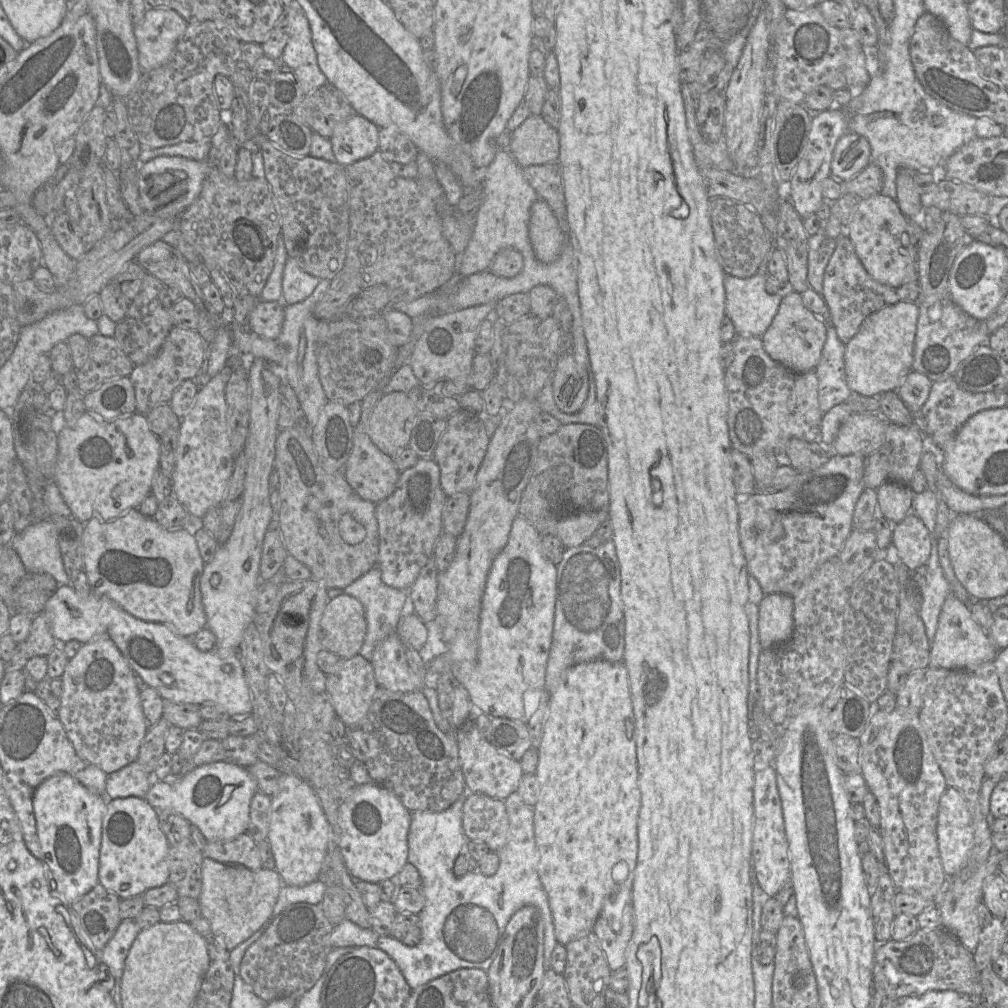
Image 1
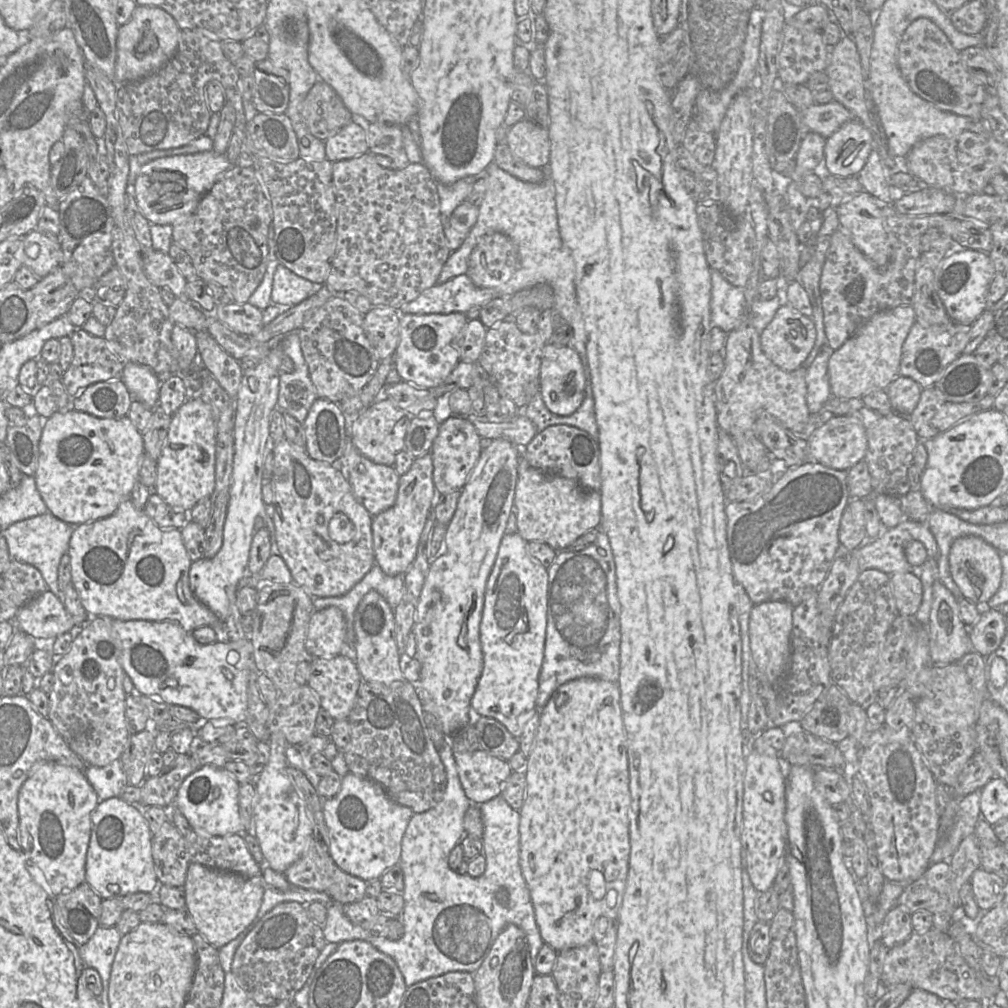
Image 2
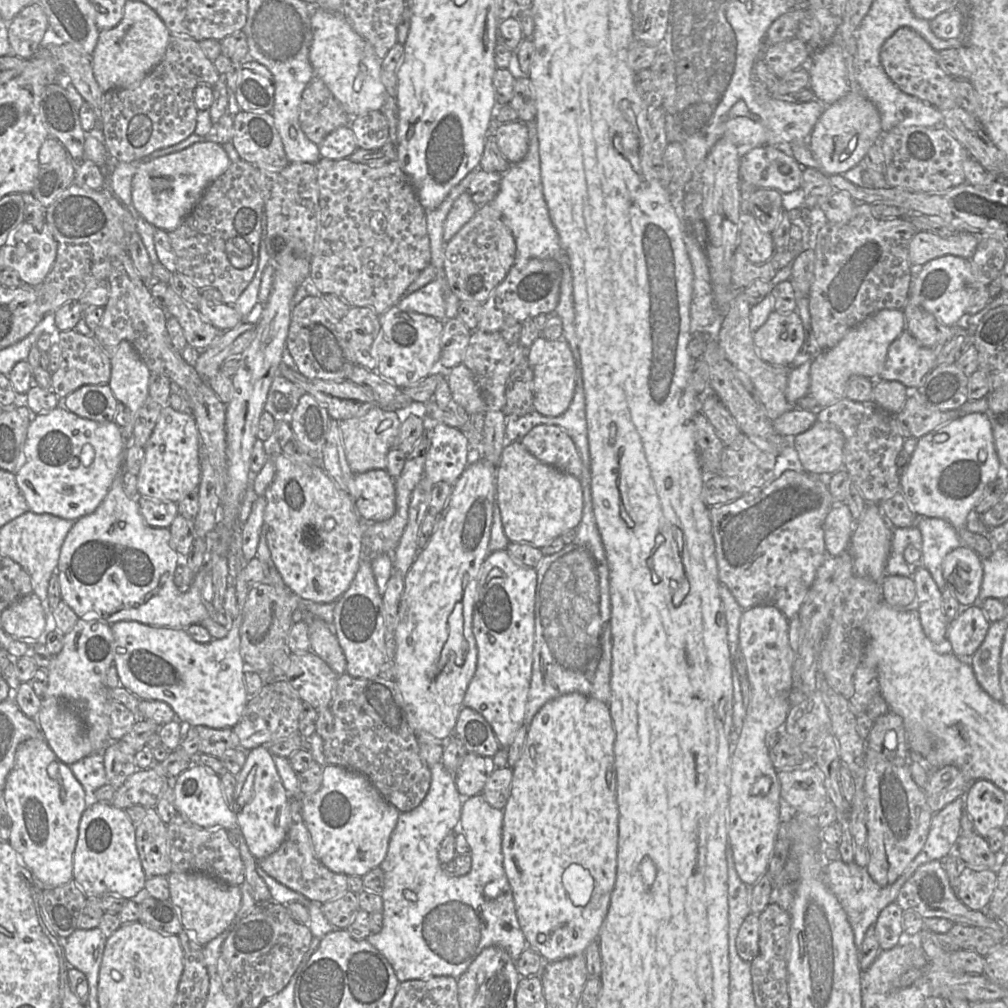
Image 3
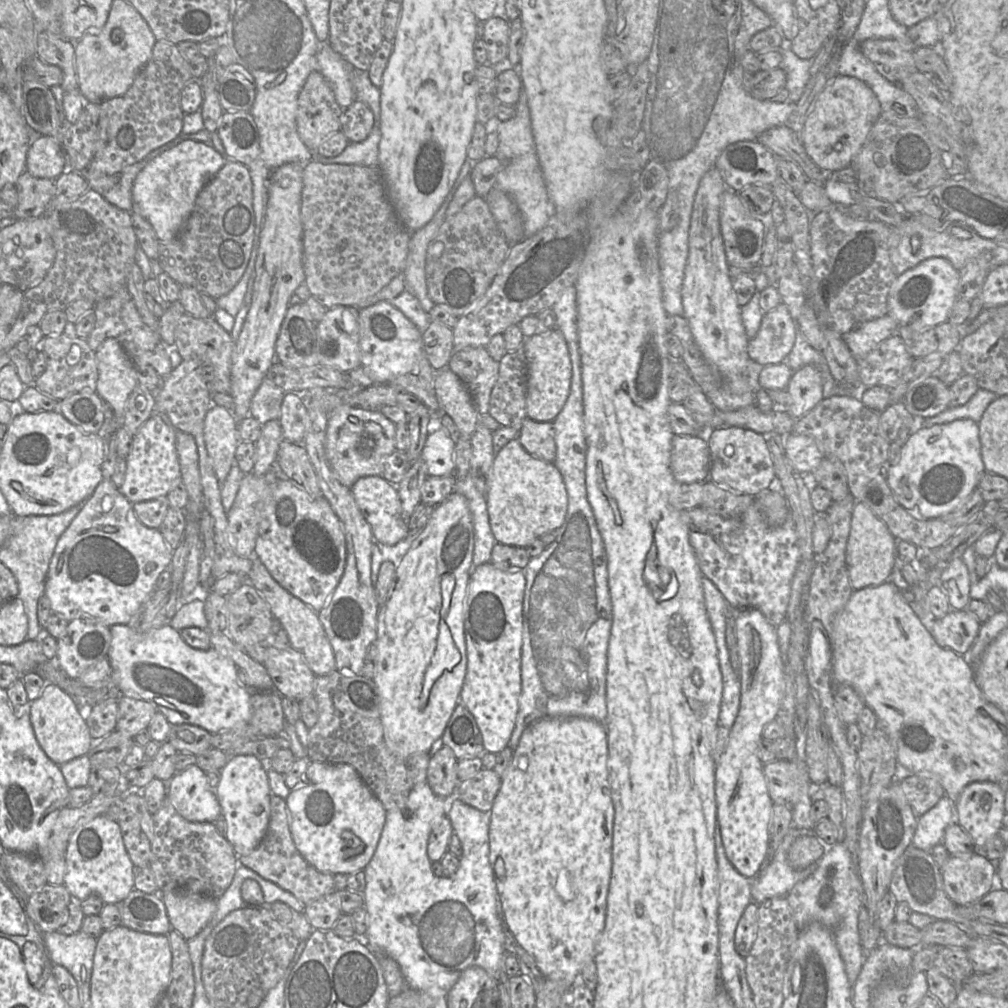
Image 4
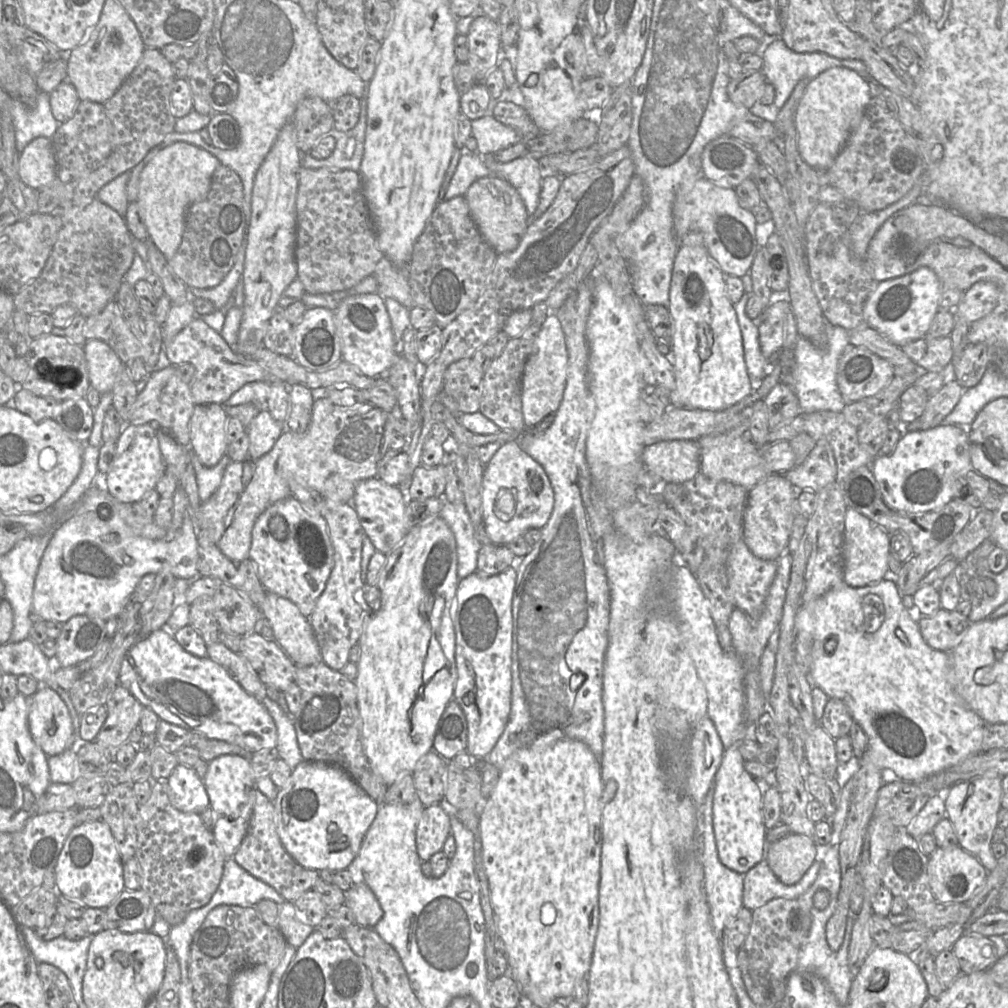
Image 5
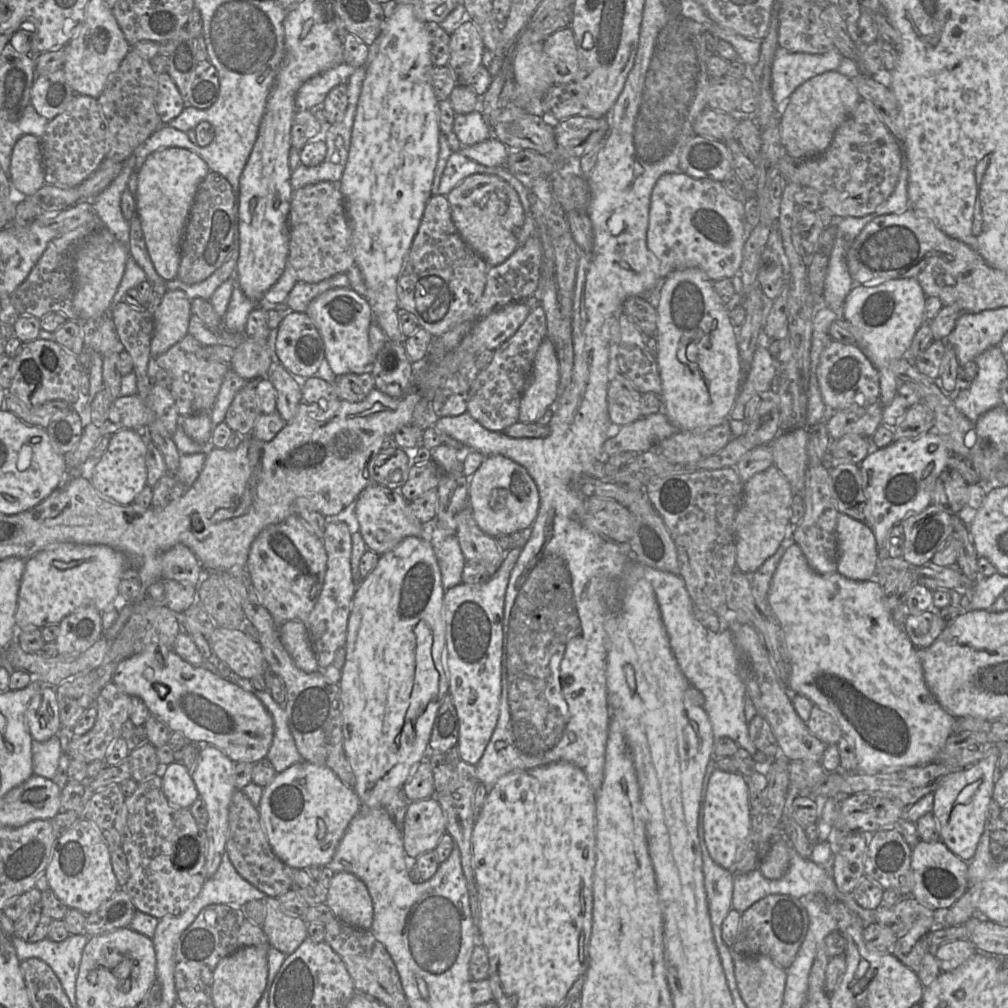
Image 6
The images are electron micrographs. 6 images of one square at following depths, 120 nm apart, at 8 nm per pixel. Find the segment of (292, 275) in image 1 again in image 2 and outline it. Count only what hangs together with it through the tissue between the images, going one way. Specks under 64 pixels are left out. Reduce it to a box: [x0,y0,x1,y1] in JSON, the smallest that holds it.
[271,264,316,306]

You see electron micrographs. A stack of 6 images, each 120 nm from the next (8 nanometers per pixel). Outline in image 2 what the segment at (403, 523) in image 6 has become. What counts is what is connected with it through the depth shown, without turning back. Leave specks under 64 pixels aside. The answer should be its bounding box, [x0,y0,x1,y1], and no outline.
[334,437,399,517]

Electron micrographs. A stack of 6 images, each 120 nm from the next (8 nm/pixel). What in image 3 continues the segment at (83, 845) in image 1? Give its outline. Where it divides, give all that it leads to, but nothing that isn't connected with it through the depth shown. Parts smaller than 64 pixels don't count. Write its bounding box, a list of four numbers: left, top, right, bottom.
[4,736,89,889]

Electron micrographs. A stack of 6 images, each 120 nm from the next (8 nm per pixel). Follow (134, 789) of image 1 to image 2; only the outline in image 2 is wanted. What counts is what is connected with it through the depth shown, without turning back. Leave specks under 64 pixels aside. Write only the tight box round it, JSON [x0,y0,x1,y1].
[83,760,128,800]

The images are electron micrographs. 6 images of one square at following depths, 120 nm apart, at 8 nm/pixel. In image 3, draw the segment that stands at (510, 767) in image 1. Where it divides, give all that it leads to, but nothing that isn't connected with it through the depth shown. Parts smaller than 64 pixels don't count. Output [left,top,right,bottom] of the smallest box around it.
[454,753,496,795]

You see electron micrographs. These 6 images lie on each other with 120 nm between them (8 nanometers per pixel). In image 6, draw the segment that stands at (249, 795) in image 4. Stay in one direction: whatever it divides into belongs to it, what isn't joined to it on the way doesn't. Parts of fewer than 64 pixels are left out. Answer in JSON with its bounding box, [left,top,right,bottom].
[191,745,237,880]

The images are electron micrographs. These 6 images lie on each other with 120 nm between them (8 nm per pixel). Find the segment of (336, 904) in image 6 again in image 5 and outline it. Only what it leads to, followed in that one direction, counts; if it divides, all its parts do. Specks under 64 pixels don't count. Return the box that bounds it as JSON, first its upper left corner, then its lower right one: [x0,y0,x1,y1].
[345,884,383,928]

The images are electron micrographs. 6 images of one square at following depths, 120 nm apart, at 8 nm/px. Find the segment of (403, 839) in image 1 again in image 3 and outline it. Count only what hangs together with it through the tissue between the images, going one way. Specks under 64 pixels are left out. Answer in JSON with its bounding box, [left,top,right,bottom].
[301,765,401,878]

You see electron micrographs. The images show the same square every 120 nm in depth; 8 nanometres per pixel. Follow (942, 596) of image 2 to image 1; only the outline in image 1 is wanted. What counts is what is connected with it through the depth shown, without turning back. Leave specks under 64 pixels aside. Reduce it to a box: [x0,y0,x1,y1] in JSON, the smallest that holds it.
[930,594,999,669]

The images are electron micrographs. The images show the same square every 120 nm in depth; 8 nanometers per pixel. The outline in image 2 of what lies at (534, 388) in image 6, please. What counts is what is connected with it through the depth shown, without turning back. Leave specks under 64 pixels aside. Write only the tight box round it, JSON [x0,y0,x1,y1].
[539,342,586,416]

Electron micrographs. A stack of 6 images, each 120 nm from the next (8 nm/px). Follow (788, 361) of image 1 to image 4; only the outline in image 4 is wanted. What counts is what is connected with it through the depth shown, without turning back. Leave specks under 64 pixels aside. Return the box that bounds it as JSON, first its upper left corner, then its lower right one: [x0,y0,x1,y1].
[748,303,796,367]

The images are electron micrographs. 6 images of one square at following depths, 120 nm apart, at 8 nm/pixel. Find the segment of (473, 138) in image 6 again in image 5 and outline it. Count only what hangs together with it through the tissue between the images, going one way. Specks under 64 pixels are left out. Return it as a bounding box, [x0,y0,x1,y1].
[471,115,522,156]

